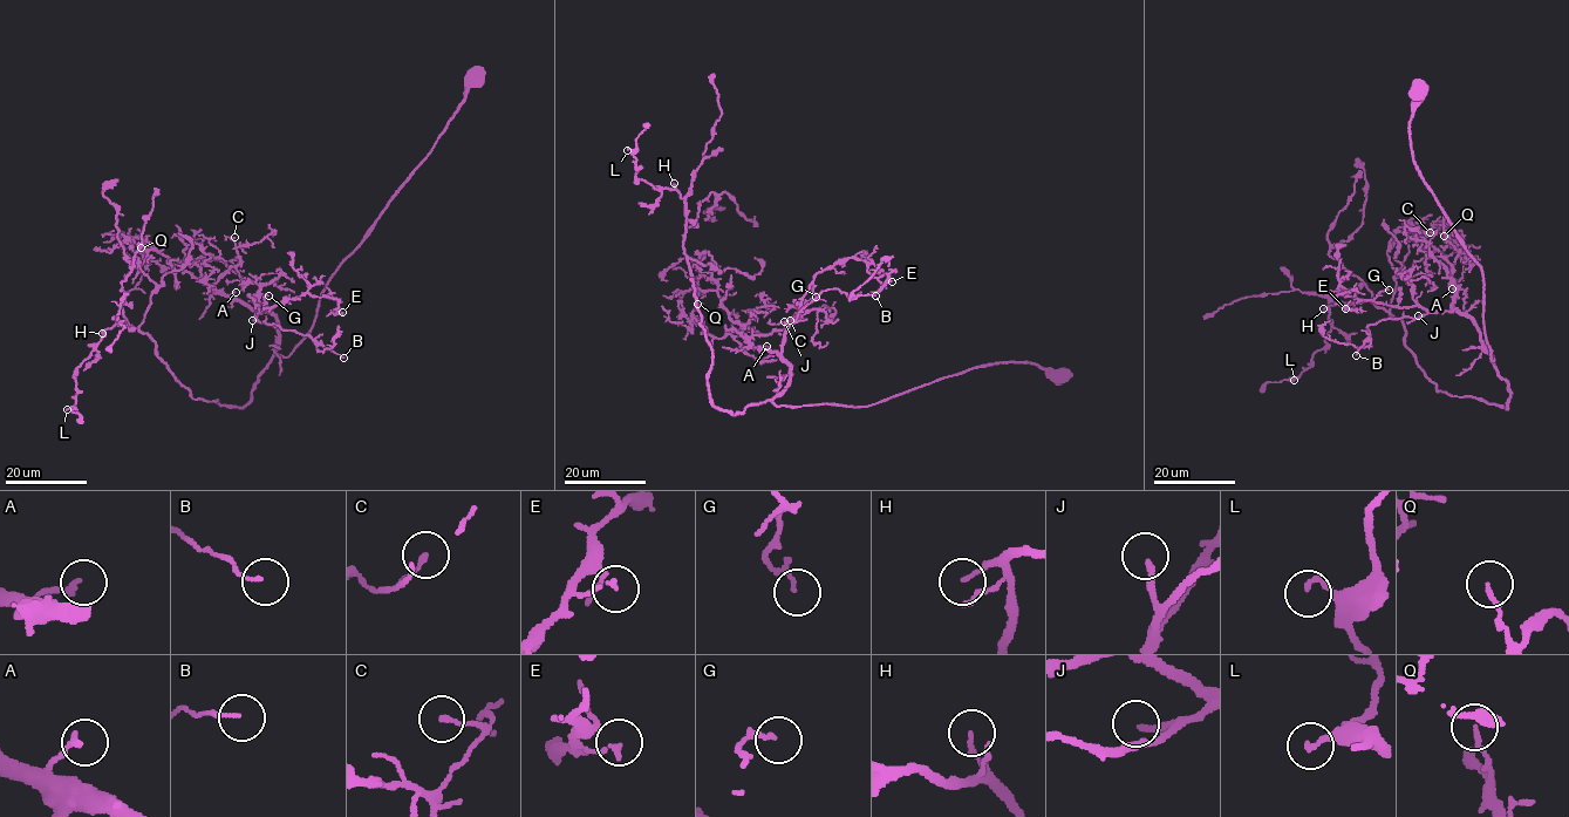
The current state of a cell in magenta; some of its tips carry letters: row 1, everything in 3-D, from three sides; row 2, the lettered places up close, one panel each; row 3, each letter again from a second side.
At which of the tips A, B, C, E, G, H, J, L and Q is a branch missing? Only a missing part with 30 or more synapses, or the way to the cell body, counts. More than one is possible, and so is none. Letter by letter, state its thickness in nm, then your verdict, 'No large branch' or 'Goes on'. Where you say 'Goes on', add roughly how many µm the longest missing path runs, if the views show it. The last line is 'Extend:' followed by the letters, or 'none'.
A: Thickness 160 nm. No large branch
B: Thickness 90 nm. No large branch
C: Thickness 140 nm. No large branch
E: Thickness 130 nm. No large branch
G: Thickness 130 nm. No large branch
H: Thickness 140 nm. No large branch
J: Thickness 190 nm. Goes on. Missing length about 30 µm
L: Thickness 130 nm. No large branch
Q: Thickness 140 nm. No large branch
Extend: J

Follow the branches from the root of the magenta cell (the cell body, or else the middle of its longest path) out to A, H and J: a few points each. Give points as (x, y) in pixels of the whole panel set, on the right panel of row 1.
A: (1418, 93), (1409, 130), (1416, 167), (1480, 266), (1494, 360), (1479, 328), (1452, 307), (1452, 288)
H: (1418, 93), (1416, 167), (1480, 266), (1507, 408), (1437, 390), (1400, 319), (1370, 300), (1323, 308)
J: (1418, 93), (1409, 130), (1416, 167), (1480, 266), (1485, 329), (1494, 360), (1469, 318), (1454, 311), (1418, 315)

